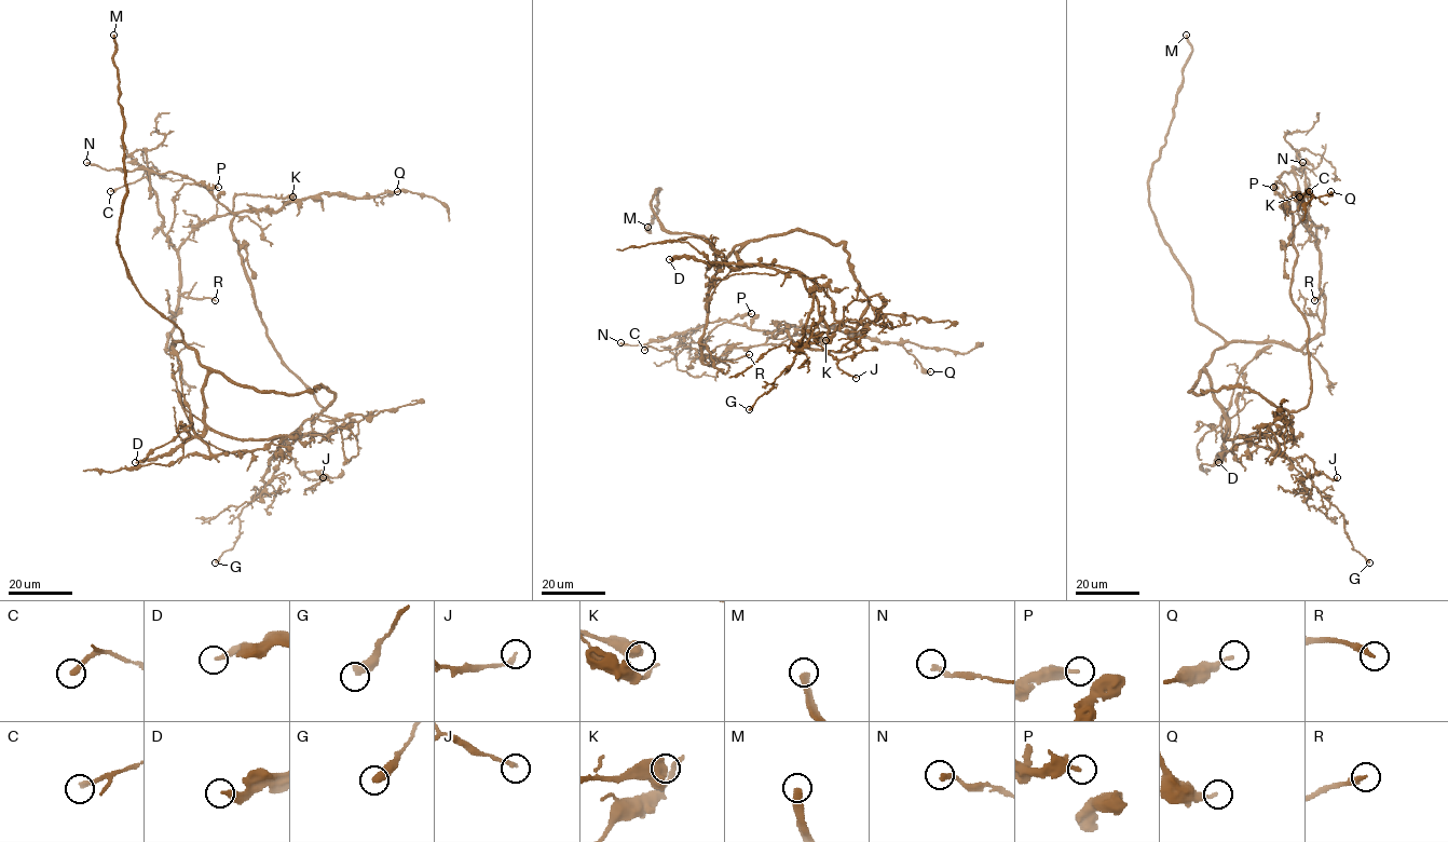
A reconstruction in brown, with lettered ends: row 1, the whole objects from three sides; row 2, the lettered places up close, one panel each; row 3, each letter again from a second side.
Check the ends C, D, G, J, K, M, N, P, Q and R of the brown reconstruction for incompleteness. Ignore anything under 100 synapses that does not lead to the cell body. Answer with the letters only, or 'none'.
M, R

